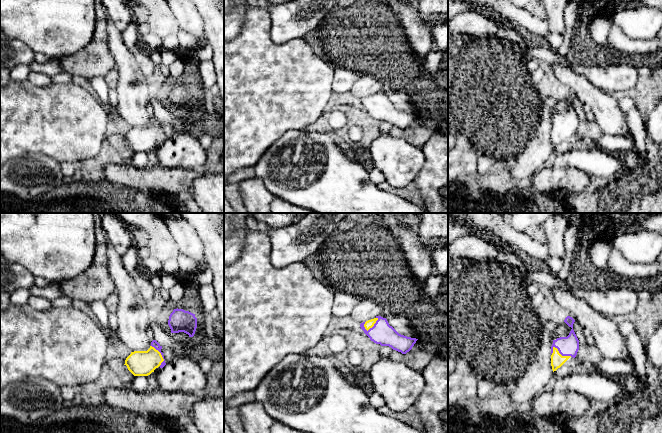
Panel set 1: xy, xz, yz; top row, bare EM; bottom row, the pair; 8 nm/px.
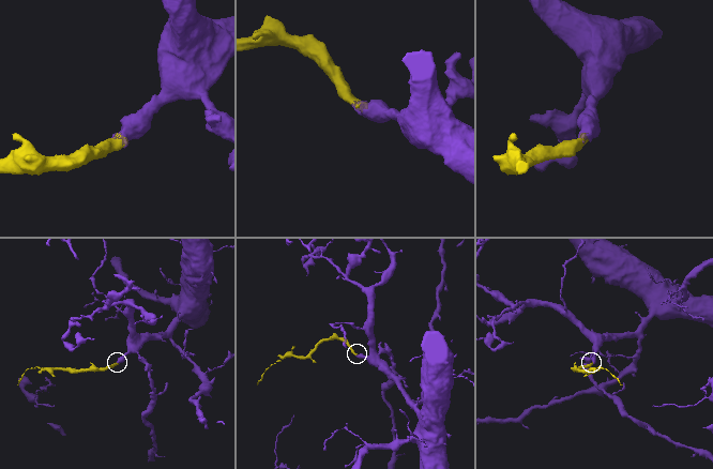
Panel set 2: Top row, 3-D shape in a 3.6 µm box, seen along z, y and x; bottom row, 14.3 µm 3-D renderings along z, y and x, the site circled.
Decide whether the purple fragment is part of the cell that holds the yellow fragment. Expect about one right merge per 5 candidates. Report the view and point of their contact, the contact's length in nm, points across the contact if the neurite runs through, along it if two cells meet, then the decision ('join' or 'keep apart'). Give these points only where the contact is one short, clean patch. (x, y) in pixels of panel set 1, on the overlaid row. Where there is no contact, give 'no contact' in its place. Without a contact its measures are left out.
contact yz (560, 354); length 180 nm; way yz (557, 360), (560, 354), (567, 346); join

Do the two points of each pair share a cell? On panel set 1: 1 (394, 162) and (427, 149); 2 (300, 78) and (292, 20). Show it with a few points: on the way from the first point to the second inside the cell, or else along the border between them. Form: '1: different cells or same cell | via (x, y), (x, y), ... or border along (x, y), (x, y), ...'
1: different cells | border along (421, 149), (424, 155), (424, 163), (417, 174)
2: different cells | border along (308, 37), (283, 43), (271, 38)

